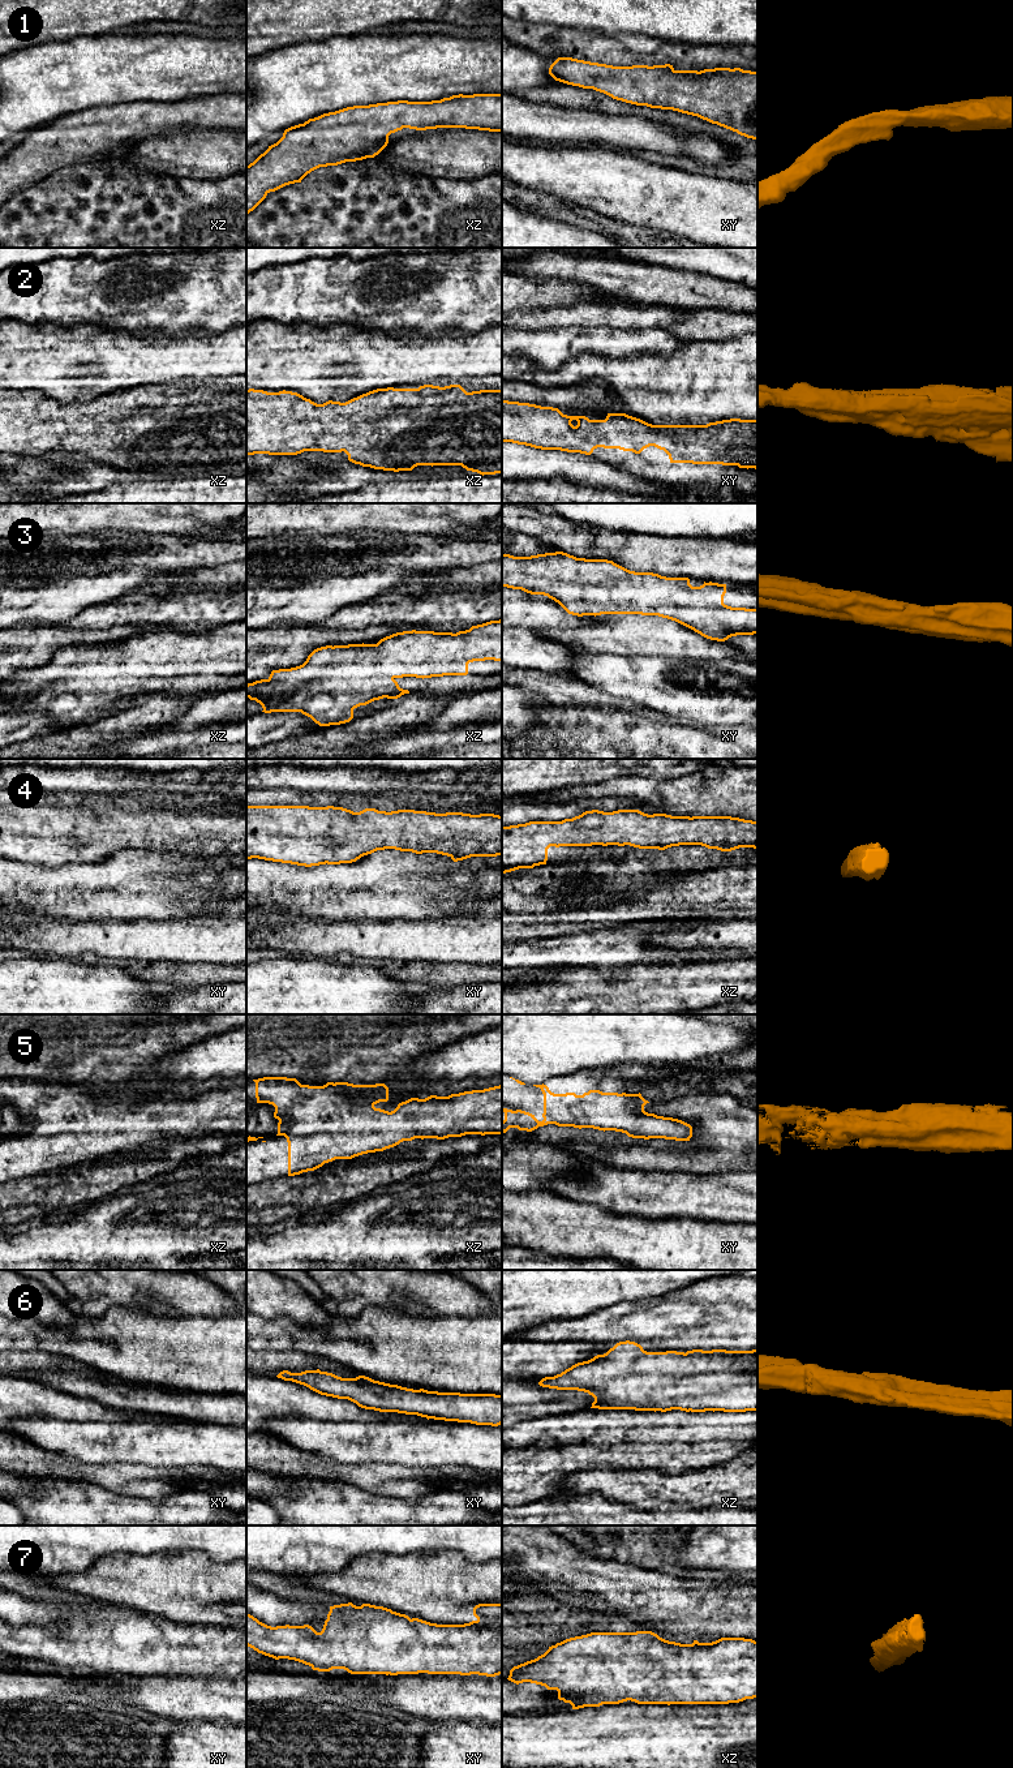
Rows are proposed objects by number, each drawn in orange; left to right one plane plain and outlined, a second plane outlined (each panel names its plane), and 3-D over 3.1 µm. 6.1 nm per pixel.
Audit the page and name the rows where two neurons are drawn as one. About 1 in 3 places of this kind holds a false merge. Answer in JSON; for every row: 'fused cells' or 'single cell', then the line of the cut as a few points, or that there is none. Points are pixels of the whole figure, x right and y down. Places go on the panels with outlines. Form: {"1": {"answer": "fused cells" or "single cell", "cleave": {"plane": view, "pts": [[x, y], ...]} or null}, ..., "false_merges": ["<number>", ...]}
{"1": {"answer": "single cell", "cleave": null}, "2": {"answer": "single cell", "cleave": null}, "3": {"answer": "single cell", "cleave": null}, "4": {"answer": "single cell", "cleave": null}, "5": {"answer": "single cell", "cleave": null}, "6": {"answer": "single cell", "cleave": null}, "7": {"answer": "single cell", "cleave": null}, "false_merges": []}

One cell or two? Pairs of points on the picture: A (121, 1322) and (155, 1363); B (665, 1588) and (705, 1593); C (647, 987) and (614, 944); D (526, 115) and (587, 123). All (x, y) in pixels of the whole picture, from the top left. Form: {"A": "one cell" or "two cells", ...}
{"A": "one cell", "B": "one cell", "C": "two cells", "D": "one cell"}

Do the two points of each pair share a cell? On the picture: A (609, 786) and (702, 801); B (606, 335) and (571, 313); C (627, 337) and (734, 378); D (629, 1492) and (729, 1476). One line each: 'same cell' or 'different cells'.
A: same cell
B: different cells
C: different cells
D: same cell

